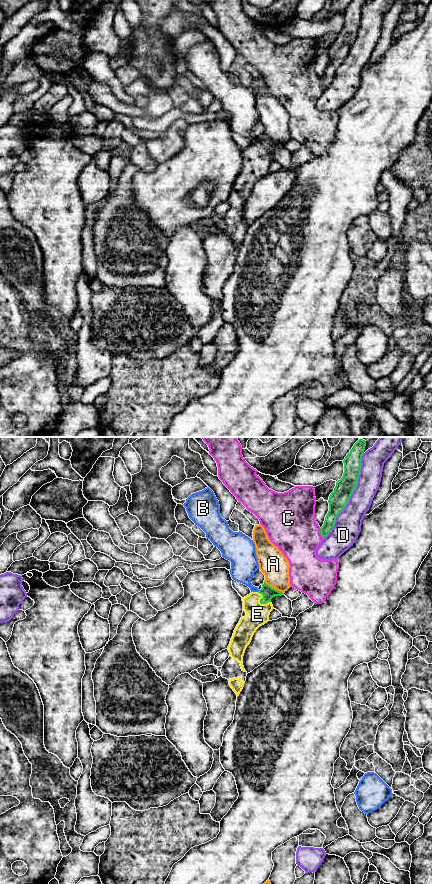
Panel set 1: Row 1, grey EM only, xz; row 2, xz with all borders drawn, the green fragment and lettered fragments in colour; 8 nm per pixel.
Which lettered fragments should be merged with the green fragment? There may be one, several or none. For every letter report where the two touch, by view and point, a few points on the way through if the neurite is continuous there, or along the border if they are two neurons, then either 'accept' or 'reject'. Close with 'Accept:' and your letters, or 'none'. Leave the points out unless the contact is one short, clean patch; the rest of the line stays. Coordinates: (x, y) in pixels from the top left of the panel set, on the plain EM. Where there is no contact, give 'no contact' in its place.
A: meets green in xz at (273, 140); border along xz (264, 133), (283, 146); reject
B: meets green in xz at (257, 143); border along xz (259, 142), (256, 143); reject
C: meets green in xz at (320, 84); reject
D: meets green in xz at (351, 46); reject
E: meets green in xz at (260, 153); runs through xz (268, 144), (260, 153), (257, 157), (257, 166); accept
Accept: E

